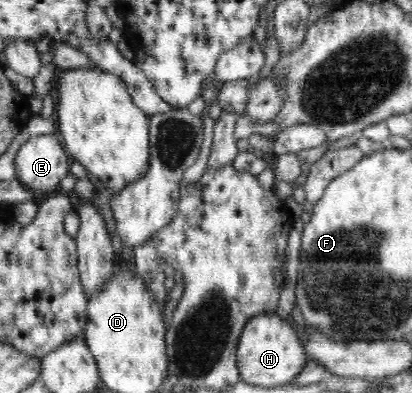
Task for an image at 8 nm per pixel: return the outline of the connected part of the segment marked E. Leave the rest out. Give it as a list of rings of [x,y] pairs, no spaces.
[[[57,134],[32,136],[16,152],[16,178],[36,192],[52,192],[71,174],[69,154]]]

